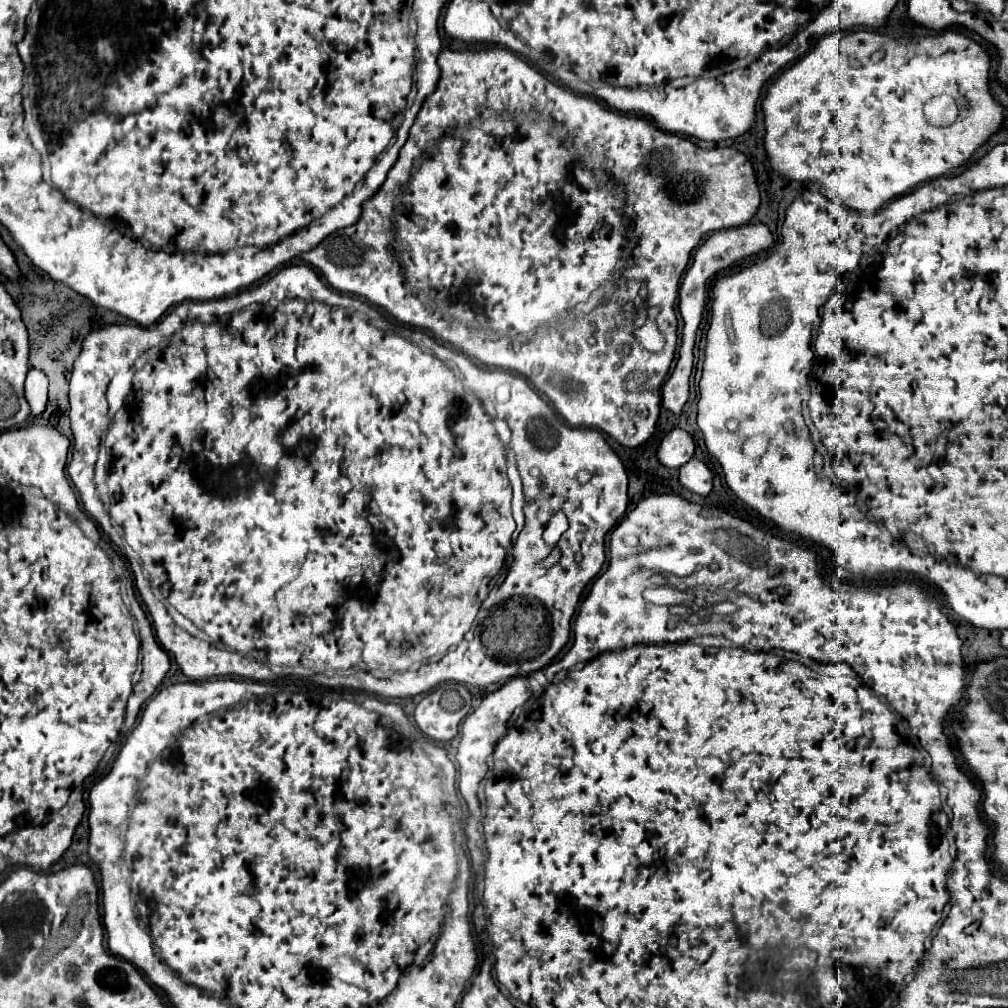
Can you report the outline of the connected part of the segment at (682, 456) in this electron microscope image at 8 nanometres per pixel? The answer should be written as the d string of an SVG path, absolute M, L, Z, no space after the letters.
M673 429L663 437L657 449L657 457L665 467L679 469L685 461L693 457L693 451L695 451L693 437L683 429Z

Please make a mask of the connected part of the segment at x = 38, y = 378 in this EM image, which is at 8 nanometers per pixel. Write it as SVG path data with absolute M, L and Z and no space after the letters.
M31 369L25 381L25 397L31 405L31 415L39 415L47 403L49 377L41 369Z

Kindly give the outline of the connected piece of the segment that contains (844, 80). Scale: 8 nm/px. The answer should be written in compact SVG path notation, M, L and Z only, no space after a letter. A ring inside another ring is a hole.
M955 29L942 32L923 39L891 39L873 31L825 35L811 53L785 69L769 85L767 97L761 103L765 115L763 145L773 173L787 181L817 181L835 203L857 213L875 213L887 201L911 191L915 185L959 169L1003 127L1007 115L989 87L991 57L987 51ZM941 93L955 99L959 115L953 125L937 129L925 123L923 105Z

